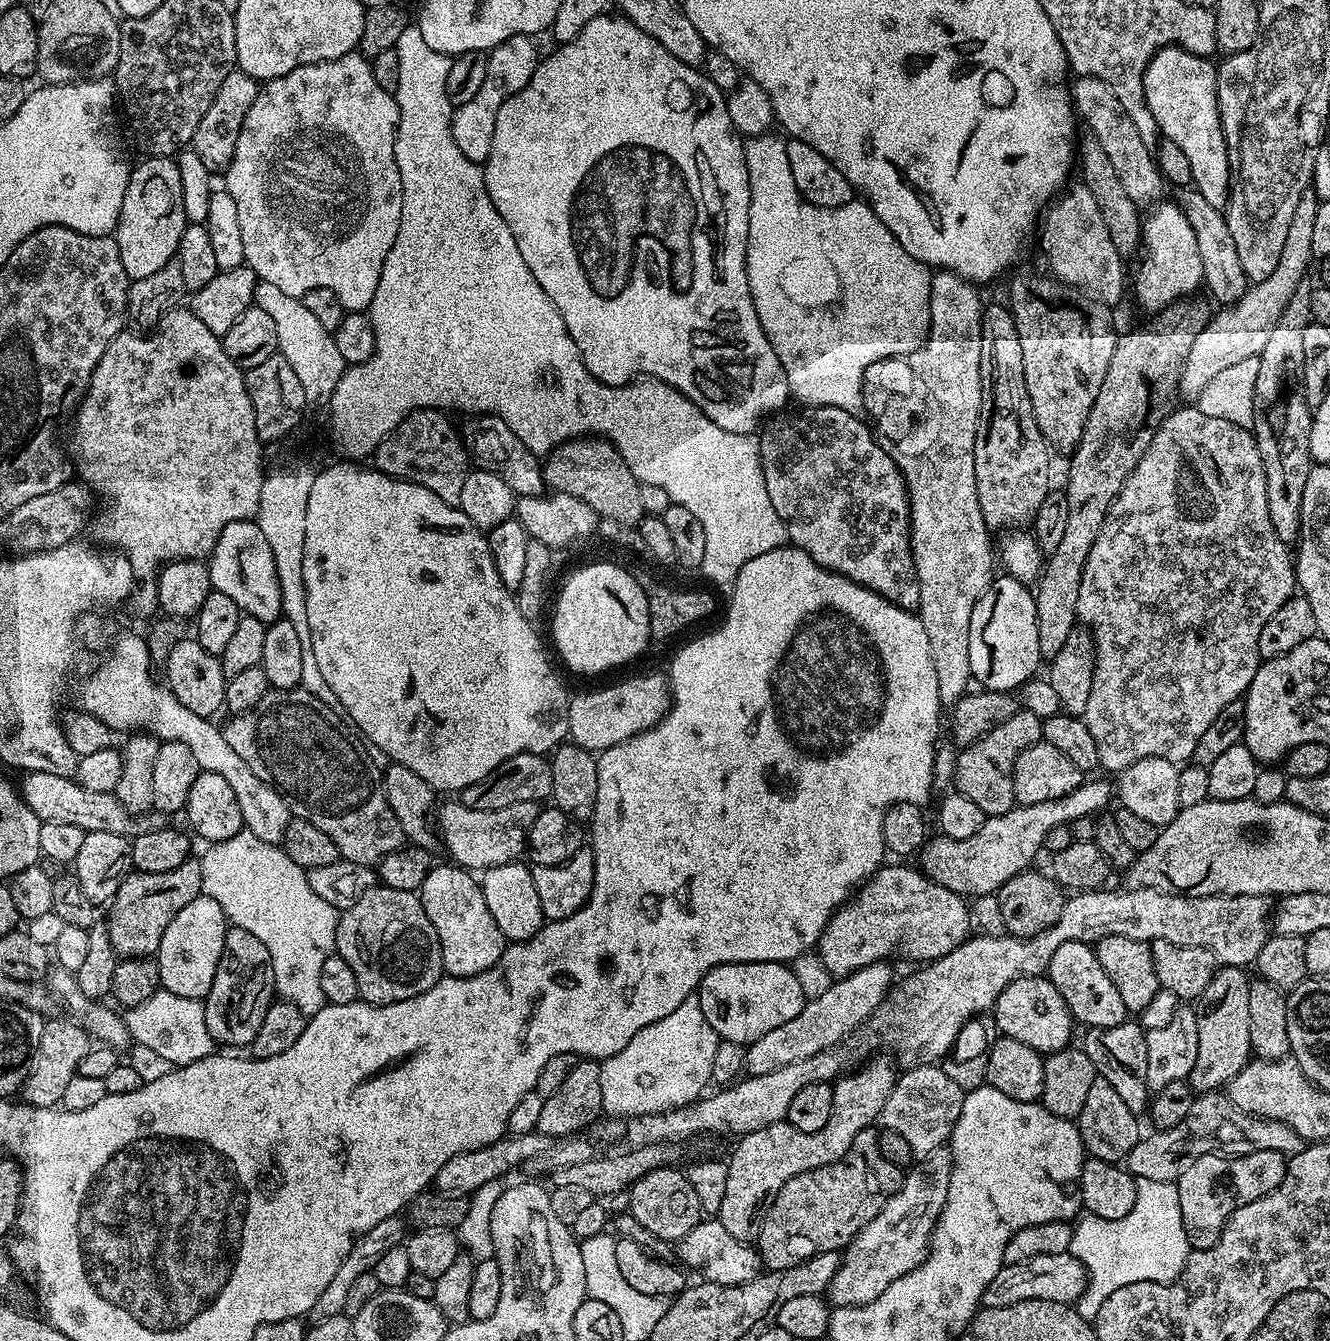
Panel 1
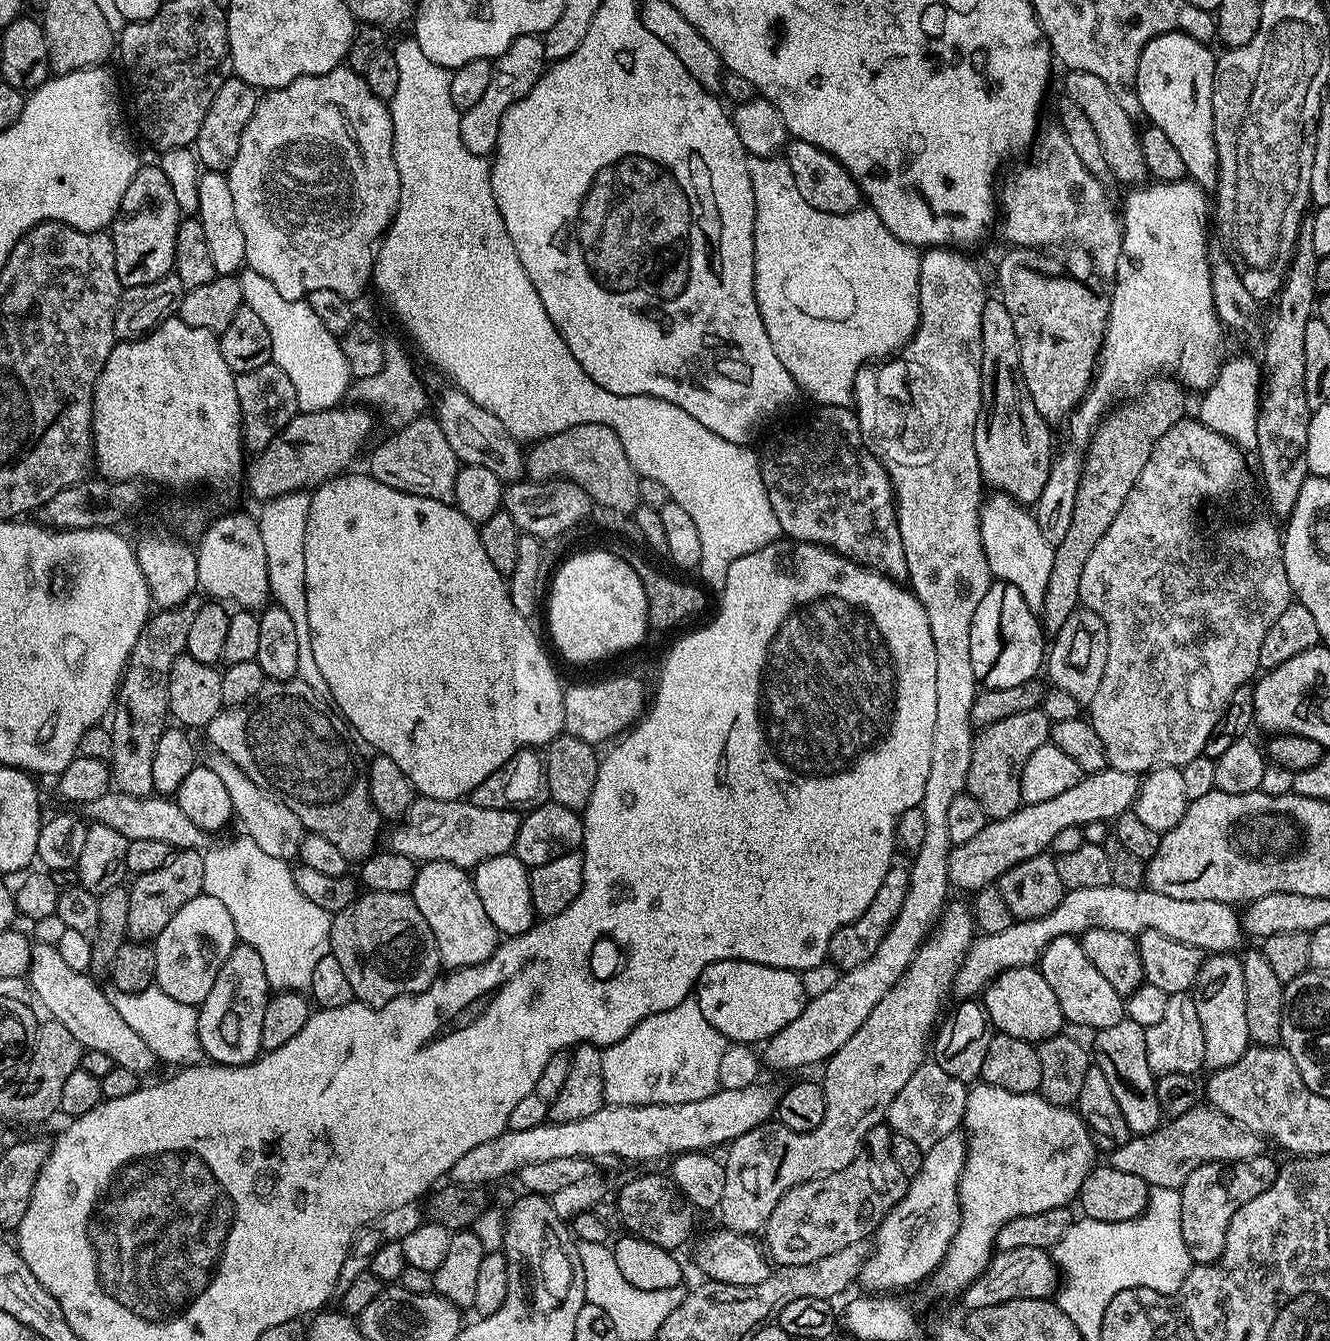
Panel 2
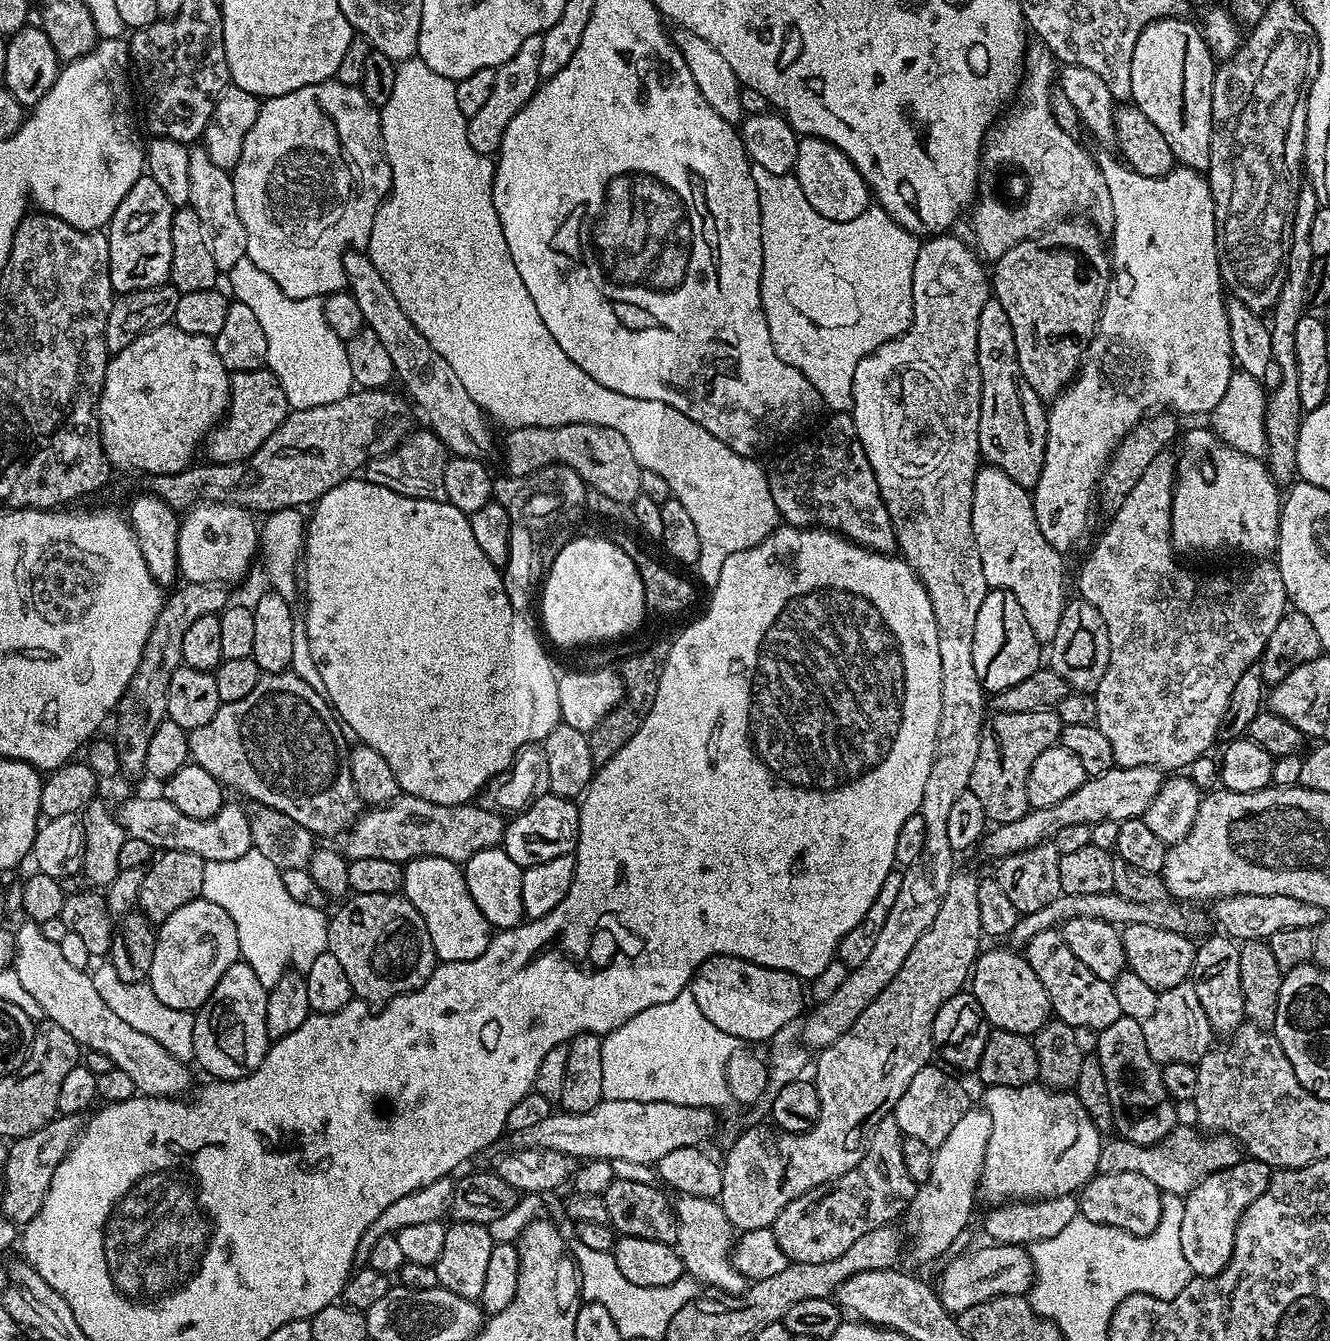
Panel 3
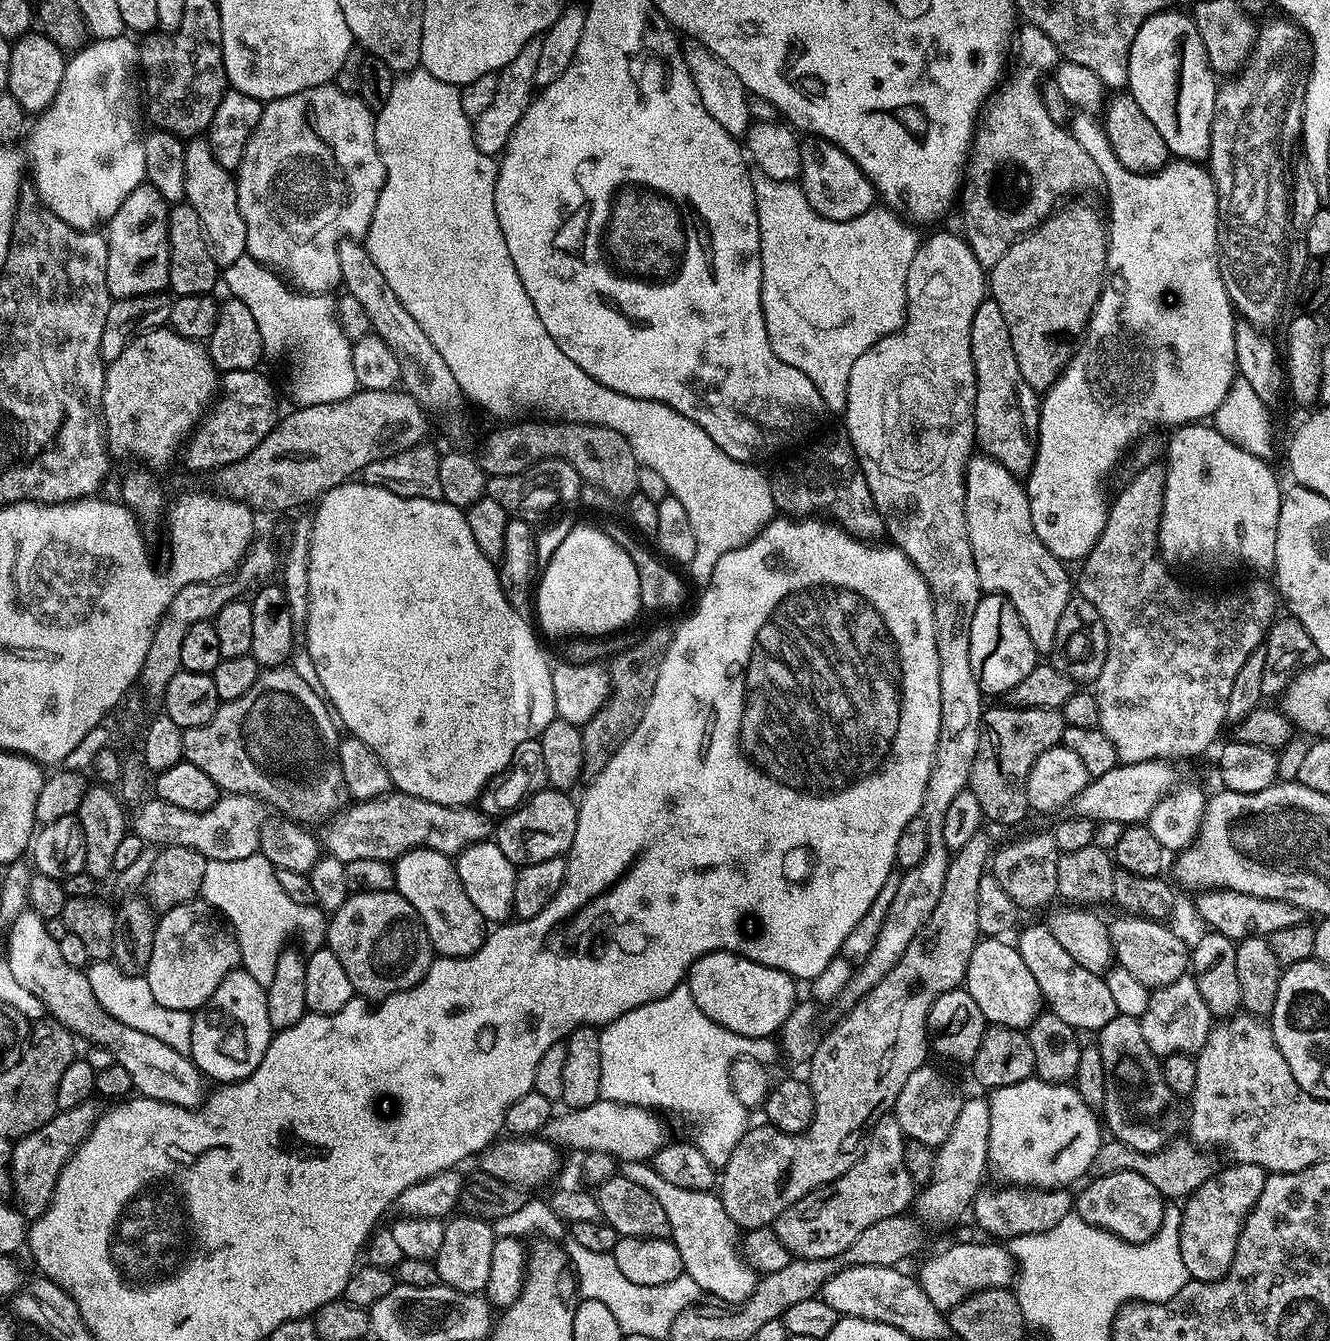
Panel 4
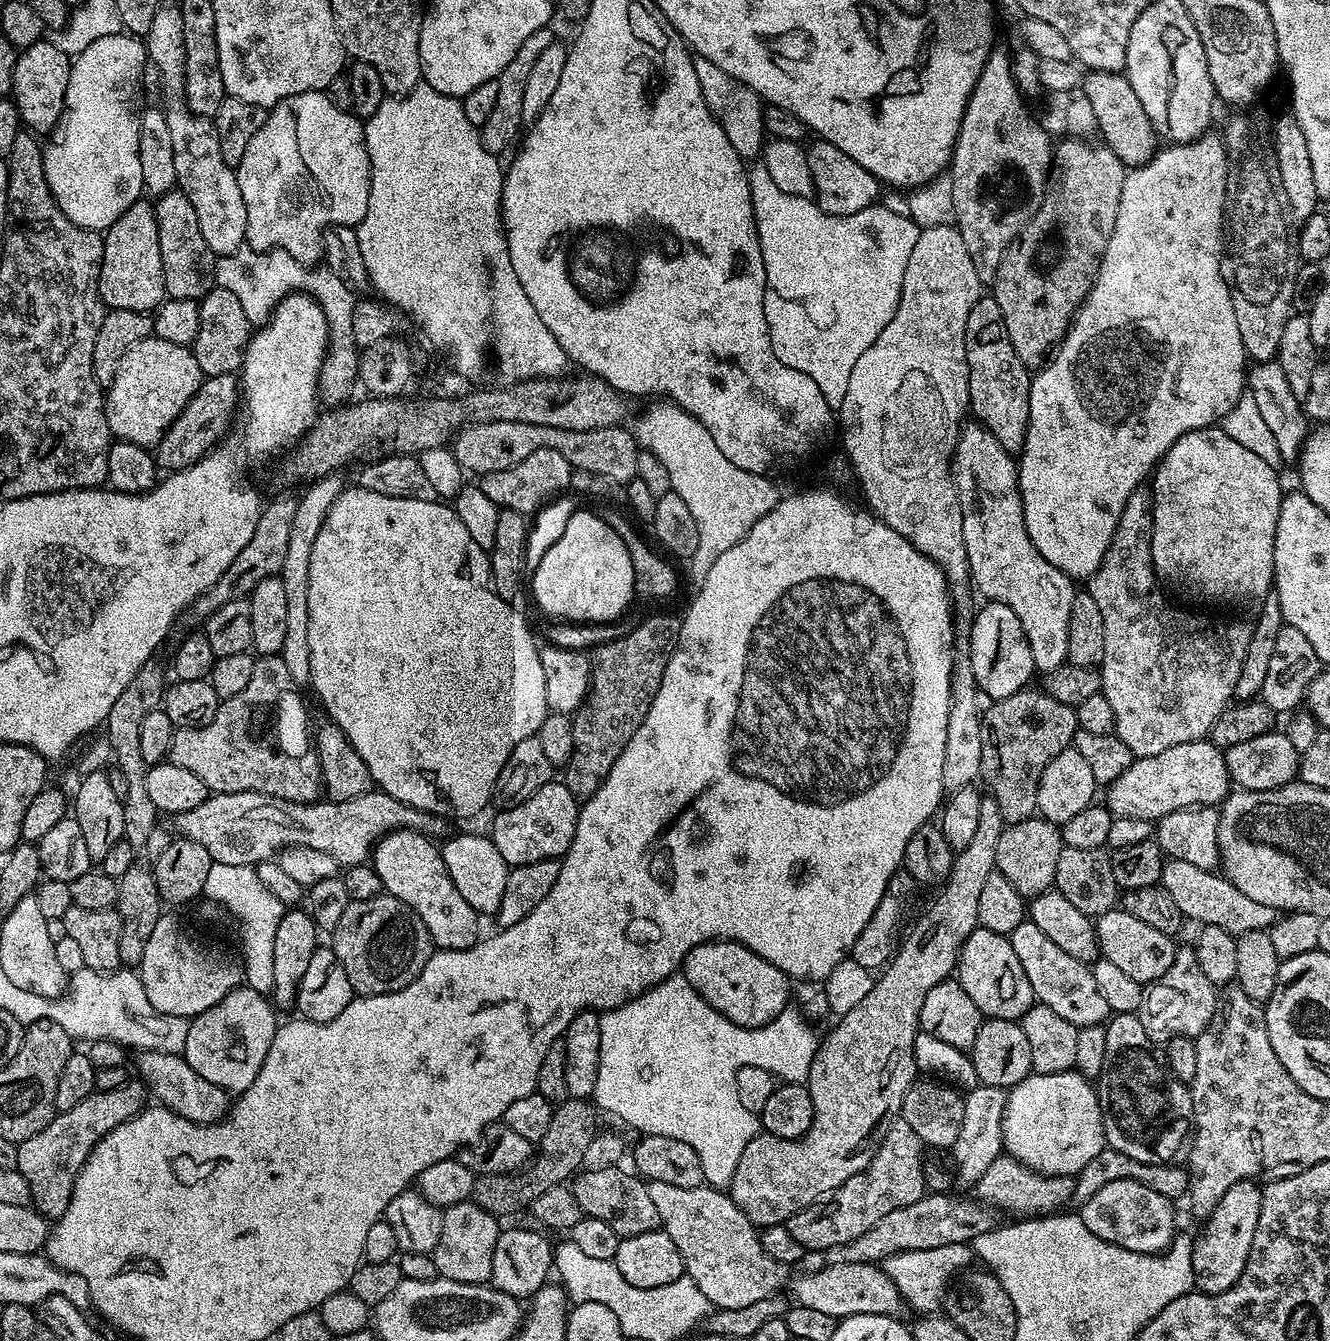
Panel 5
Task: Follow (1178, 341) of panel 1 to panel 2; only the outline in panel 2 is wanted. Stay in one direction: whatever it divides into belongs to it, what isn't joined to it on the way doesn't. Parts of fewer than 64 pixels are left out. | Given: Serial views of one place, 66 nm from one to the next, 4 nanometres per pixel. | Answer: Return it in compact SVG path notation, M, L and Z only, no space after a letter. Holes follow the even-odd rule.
M1156 378L1144 389L1141 400L1125 399L1100 421L1083 453L1084 466L1080 469L1078 494L1074 498L1074 518L1070 530L1066 530L1066 538L1054 546L1054 567L1050 570L1050 582L1046 582L1042 624L1049 633L1055 634L1080 604L1082 566L1086 566L1094 546L1098 546L1098 538L1110 530L1110 522L1114 522L1118 510L1122 510L1126 494L1134 490L1134 482L1138 482L1138 474L1146 467L1154 442L1158 442L1170 426L1185 419L1186 392L1175 379Z

